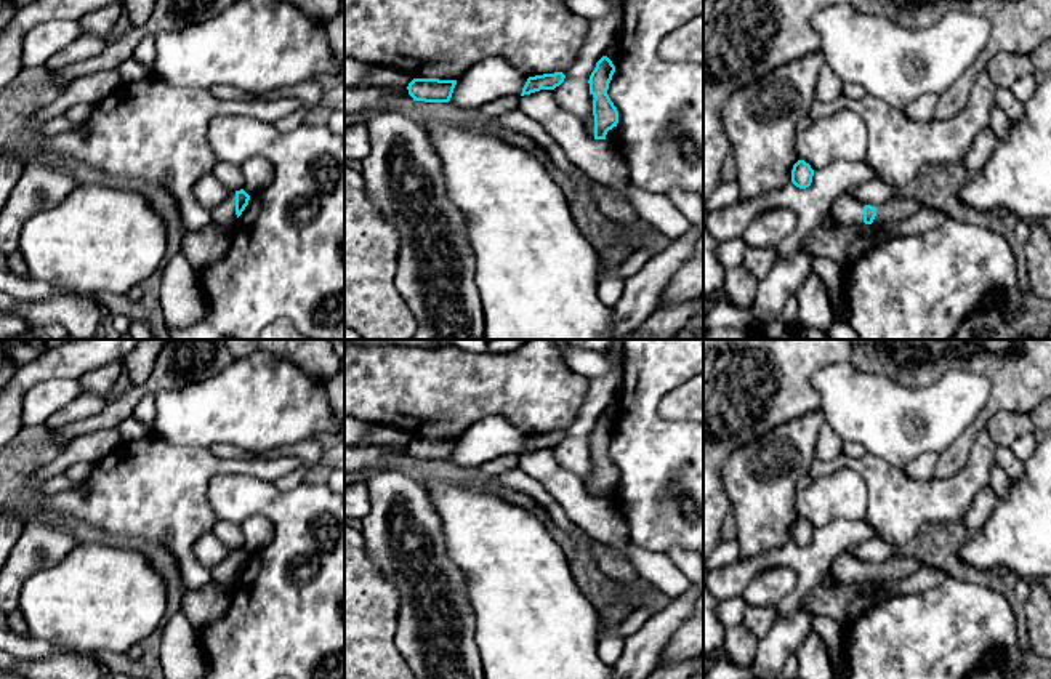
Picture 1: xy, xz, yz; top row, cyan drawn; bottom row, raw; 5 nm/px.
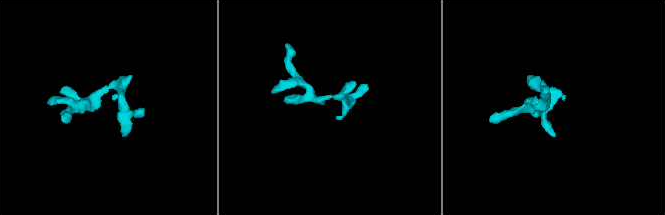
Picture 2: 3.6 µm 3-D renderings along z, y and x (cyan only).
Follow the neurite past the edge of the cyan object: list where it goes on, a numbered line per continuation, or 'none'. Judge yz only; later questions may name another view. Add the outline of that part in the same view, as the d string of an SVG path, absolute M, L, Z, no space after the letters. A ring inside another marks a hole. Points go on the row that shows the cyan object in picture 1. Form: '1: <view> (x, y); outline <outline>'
1: yz (846, 210); outline M841 194L832 203L827 223L833 226L864 226L864 207L872 205L876 208L876 216L872 224L880 226L884 223L902 223L920 211L923 207L912 197L894 197L884 203L864 203L849 194Z

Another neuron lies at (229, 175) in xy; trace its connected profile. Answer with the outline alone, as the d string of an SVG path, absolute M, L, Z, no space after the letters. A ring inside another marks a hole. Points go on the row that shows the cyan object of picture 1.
M216 160L211 175L231 191L244 187L244 175L240 165Z

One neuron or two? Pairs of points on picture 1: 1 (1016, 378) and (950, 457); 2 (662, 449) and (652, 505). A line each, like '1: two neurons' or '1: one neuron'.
1: one neuron
2: one neuron

